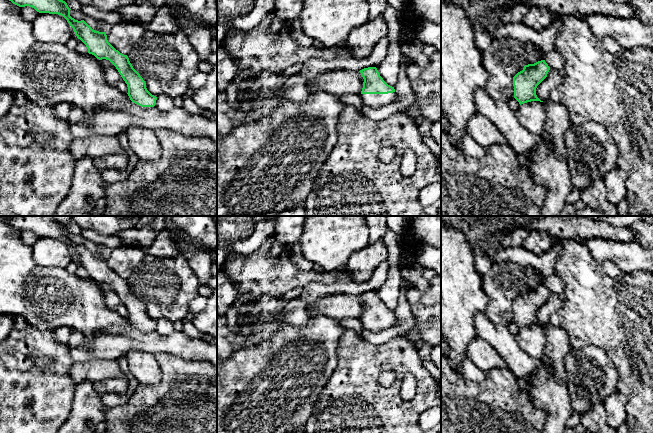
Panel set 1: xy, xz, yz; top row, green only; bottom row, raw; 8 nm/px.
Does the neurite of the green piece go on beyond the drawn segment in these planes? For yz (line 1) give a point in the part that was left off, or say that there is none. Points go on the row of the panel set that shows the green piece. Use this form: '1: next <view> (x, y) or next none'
1: next none

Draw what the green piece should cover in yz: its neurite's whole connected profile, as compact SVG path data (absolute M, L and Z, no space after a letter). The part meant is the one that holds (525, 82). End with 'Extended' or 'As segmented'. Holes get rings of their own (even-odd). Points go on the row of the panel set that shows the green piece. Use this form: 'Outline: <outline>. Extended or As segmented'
Outline: M545 60L525 65L523 70L513 77L514 98L519 104L541 101L536 95L537 86L547 77L550 67Z. As segmented

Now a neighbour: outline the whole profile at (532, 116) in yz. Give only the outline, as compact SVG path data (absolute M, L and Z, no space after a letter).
M531 101L521 104L514 113L521 126L530 133L536 135L544 133L547 114L543 102Z

